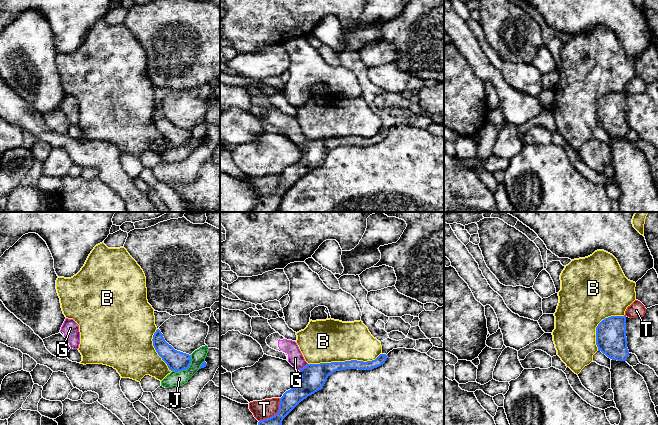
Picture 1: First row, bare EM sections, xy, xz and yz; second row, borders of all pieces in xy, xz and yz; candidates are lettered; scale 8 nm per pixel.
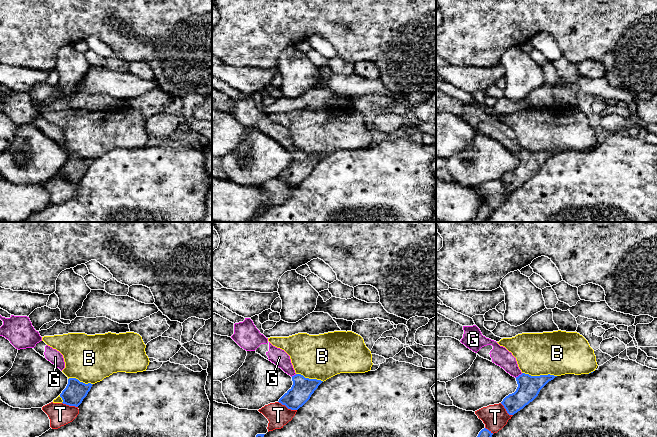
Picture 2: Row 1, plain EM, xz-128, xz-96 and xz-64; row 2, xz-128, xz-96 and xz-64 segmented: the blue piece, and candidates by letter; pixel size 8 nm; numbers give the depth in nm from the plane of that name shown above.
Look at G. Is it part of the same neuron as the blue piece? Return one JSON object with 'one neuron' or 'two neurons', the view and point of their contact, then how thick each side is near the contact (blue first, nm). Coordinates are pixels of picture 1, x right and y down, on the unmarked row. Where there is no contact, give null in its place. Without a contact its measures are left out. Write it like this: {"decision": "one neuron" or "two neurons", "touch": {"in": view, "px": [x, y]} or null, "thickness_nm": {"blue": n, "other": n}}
{"decision": "one neuron", "touch": {"in": "xz", "px": [303, 143]}, "thickness_nm": {"blue": 200, "other": 120}}

